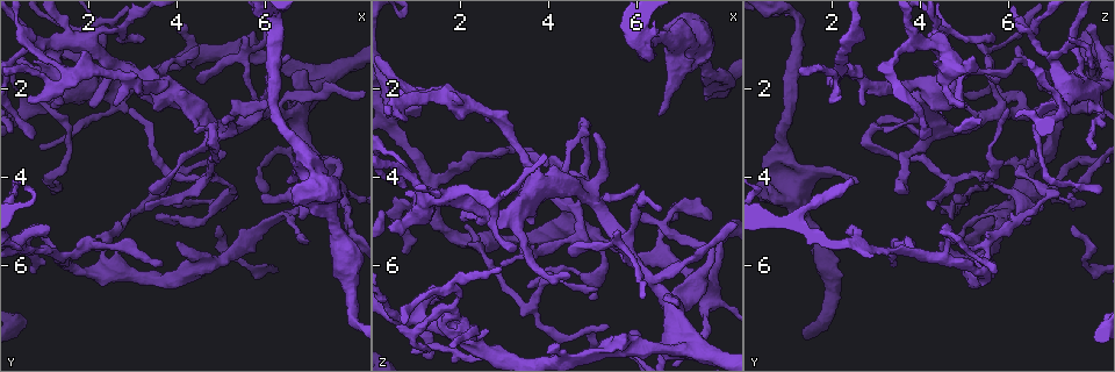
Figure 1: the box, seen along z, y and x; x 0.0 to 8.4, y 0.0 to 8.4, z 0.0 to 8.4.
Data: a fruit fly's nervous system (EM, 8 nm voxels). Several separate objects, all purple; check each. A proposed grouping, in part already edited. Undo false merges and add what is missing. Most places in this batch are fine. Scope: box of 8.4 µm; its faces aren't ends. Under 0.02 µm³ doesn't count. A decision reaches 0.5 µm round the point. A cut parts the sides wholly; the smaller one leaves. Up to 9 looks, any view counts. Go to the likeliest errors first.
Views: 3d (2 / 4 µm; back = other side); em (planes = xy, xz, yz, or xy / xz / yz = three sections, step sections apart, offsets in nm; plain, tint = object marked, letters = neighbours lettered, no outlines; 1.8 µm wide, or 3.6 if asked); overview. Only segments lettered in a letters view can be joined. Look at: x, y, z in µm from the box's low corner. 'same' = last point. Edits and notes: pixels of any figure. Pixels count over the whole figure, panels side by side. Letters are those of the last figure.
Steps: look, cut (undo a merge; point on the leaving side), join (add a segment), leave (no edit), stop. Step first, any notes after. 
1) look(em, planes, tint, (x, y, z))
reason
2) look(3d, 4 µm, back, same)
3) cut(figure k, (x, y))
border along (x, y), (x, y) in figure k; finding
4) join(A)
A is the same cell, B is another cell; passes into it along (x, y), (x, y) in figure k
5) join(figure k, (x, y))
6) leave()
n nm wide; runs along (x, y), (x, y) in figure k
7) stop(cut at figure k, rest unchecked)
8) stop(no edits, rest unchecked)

look(3d, 2 µm, (2.20, 1.95, 7.65))
sharp bend

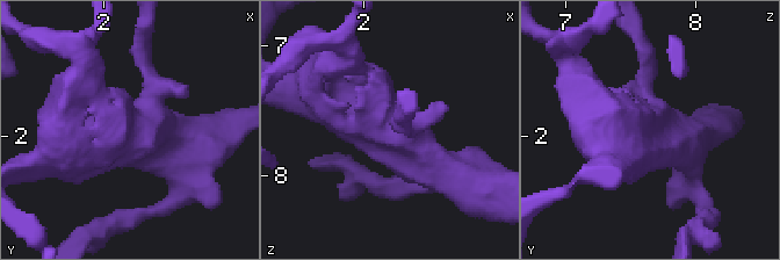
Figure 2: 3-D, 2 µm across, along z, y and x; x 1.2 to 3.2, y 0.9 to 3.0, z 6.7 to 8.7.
look(em, planes, letters, (2.20, 2.00, 7.60))

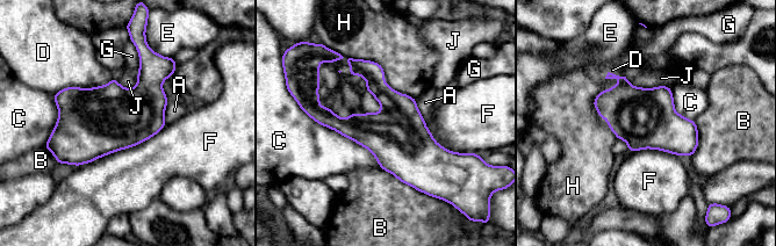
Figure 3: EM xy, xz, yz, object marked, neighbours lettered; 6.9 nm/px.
leave()
F touches over 650 nm; A, B, C, D, E, F, G, H and J are other cells; border along (165, 124), (135, 145), (79, 166) in figure 3; one cell here

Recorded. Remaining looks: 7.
look(em, 3.6 µm, planes, letters, (6.50, 4.10, 2.60))
an open end

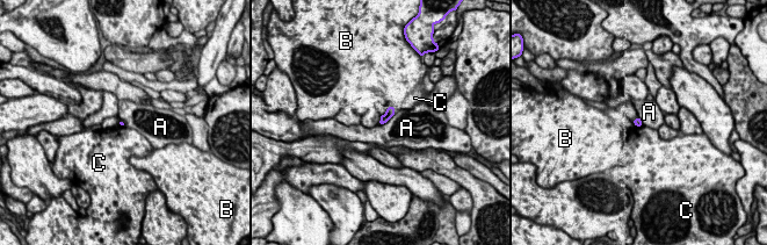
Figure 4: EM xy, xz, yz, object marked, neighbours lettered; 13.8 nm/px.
leave()
A touches over 260 nm; A, B and C are other cells; border along (395, 114), (380, 124) in figure 4; none of them fits

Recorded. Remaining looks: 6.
look(em, planes, plain, (1.30, 1.00, 4.40))
calibre changes

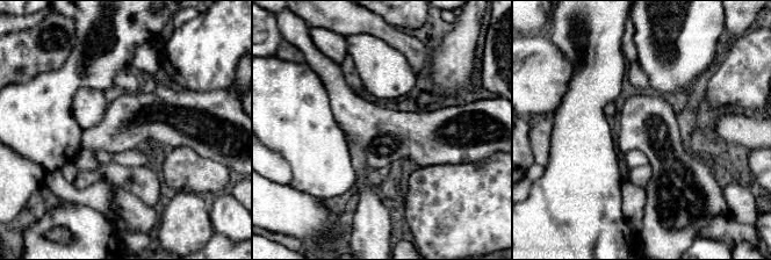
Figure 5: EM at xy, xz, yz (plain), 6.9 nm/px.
look(em, planes, tint, same)
with the object marked

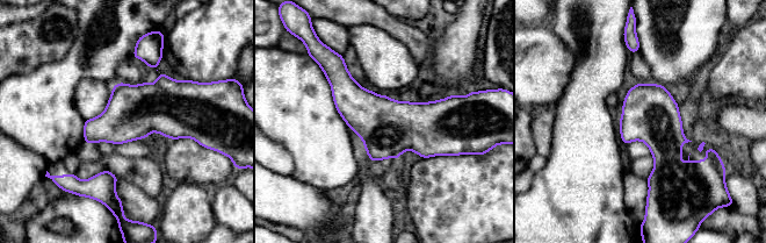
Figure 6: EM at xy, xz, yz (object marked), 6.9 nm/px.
look(em, planes, letters, same)

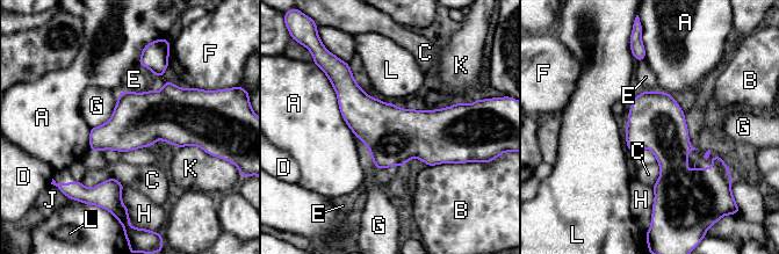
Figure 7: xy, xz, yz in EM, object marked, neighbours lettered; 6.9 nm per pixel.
leave()
380 nm wide; A, B, C, D, E, F, G, H, J, K and L are other cells; border along (118, 94), (112, 116), (91, 128) in figure 7; continuous, no second cell

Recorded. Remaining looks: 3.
look(3d, 4 µm, (3.80, 2.05, 4.20))

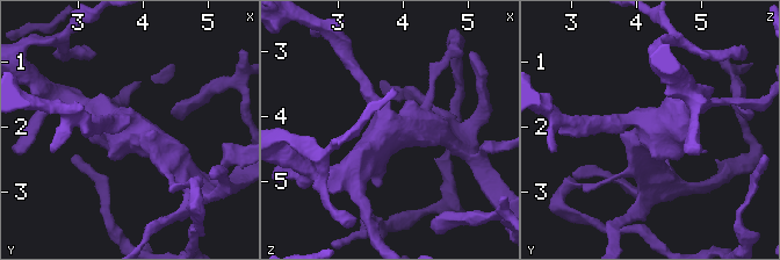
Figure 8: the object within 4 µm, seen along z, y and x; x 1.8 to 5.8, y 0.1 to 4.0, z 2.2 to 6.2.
look(em, 3.6 µm, xz, step 4, tint, (3.80, 2.05, 4.25))
3 arms; arms of 200, 300, 420 nm

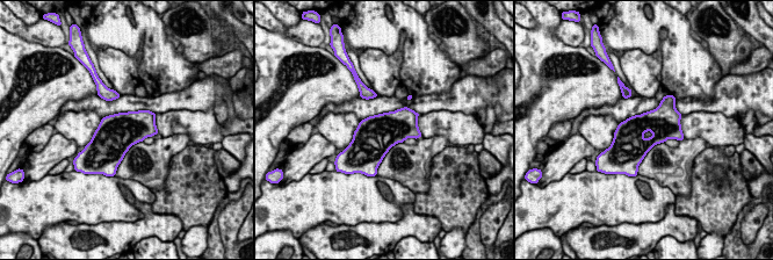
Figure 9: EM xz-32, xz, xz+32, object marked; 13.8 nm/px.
look(em, 3.6 µm, planes, letters, same)
cut it another way

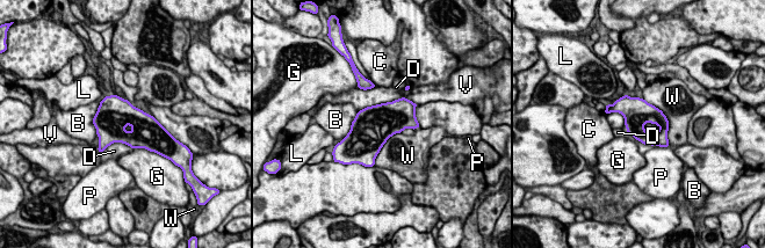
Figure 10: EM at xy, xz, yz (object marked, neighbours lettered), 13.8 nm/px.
leave()
400 nm wide; B, C, D, G, L, P, V and W are other cells; all the same cell

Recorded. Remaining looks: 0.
stop(no edits, rest unchecked)

